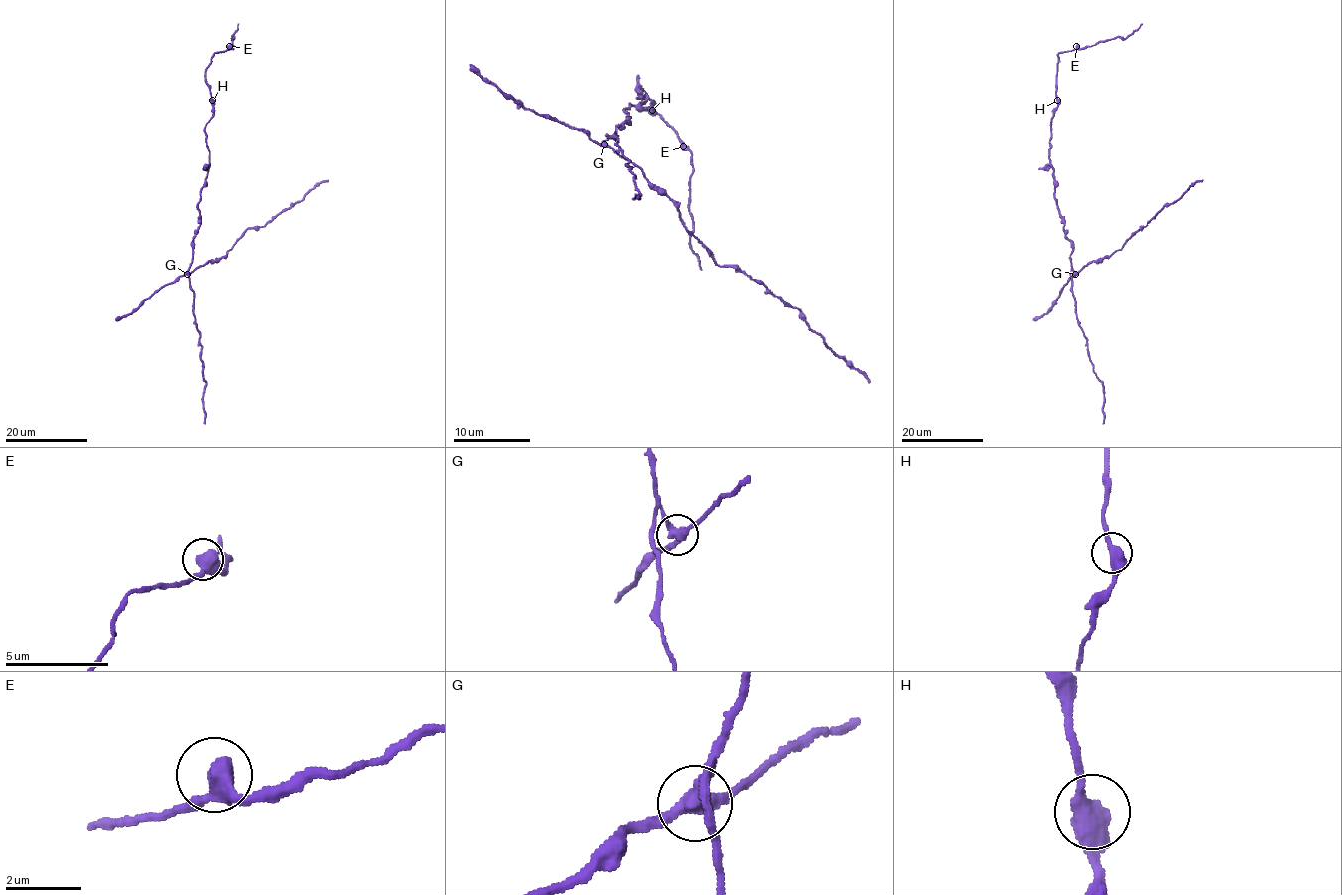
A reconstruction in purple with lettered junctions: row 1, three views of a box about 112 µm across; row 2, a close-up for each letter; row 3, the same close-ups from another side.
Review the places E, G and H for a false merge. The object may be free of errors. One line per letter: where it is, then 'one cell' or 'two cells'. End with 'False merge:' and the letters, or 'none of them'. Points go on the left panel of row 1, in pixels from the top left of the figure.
E: place (229, 46); one cell
G: place (187, 274); two cells
H: place (212, 100); one cell
False merge: G

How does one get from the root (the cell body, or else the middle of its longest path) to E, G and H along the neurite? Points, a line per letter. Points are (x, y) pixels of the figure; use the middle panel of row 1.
E: (627, 118), (629, 104), (646, 94), (637, 98), (648, 98), (654, 108), (639, 110), (656, 112), (683, 146)
G: (627, 118), (629, 121), (616, 129), (616, 139), (614, 133), (604, 144)
H: (627, 118), (629, 104), (646, 98), (641, 94), (637, 98), (648, 98), (654, 104), (652, 110)

